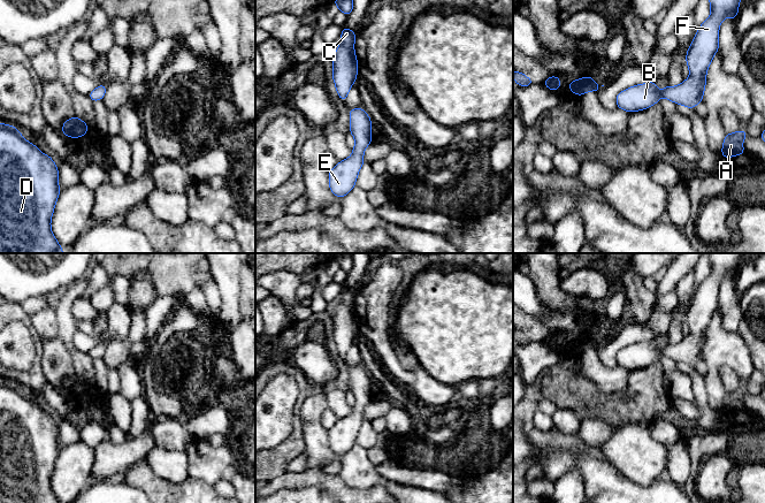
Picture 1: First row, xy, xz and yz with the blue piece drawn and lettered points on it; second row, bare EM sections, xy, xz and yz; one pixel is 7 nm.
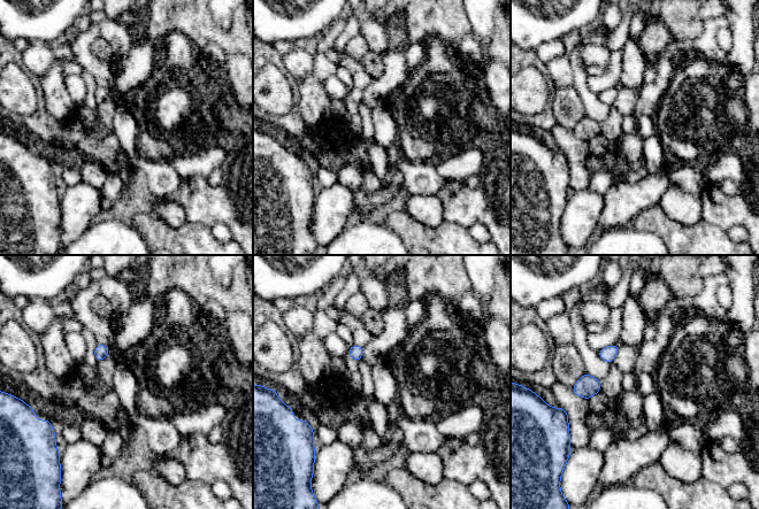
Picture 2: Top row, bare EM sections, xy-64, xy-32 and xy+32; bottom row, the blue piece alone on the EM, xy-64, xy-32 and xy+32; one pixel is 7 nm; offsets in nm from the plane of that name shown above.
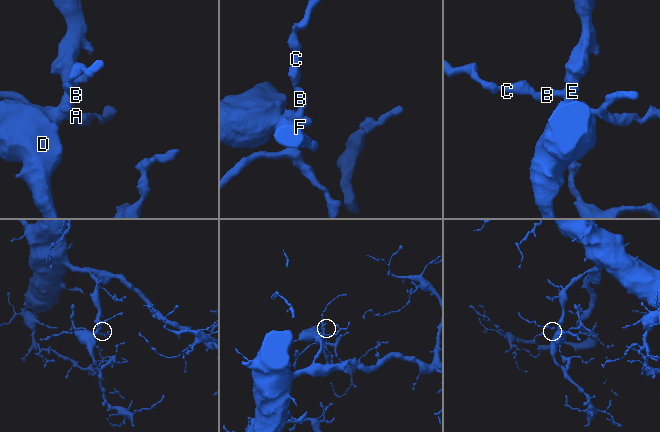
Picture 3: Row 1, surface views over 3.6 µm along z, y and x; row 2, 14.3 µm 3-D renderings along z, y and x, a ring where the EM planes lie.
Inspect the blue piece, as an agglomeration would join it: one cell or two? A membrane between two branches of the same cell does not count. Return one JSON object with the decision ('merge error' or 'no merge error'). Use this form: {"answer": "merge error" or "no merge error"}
{"answer": "no merge error"}

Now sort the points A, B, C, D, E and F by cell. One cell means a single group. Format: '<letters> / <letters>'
A B C D E F

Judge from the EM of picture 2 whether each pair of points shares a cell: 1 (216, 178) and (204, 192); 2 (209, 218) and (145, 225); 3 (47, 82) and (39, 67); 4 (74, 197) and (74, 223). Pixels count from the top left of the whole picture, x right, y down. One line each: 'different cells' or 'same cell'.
1: different cells
2: different cells
3: different cells
4: same cell

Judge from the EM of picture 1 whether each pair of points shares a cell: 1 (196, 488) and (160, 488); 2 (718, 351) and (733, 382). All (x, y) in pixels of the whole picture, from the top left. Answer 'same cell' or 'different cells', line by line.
1: same cell
2: different cells

